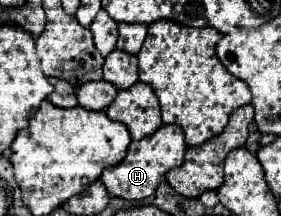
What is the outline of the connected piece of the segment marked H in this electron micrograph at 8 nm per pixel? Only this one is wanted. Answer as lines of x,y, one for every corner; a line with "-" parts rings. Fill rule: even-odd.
162,124
152,136
146,136
138,142
132,142
126,158
116,166
106,168
100,176
100,182
106,186
110,196
128,198
128,200
148,198
154,194
158,184
164,180
166,172
182,164
184,152
186,152
186,142
184,142
182,128
176,124

